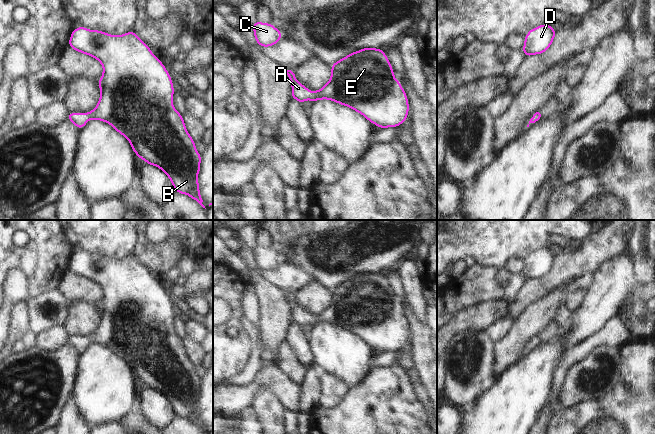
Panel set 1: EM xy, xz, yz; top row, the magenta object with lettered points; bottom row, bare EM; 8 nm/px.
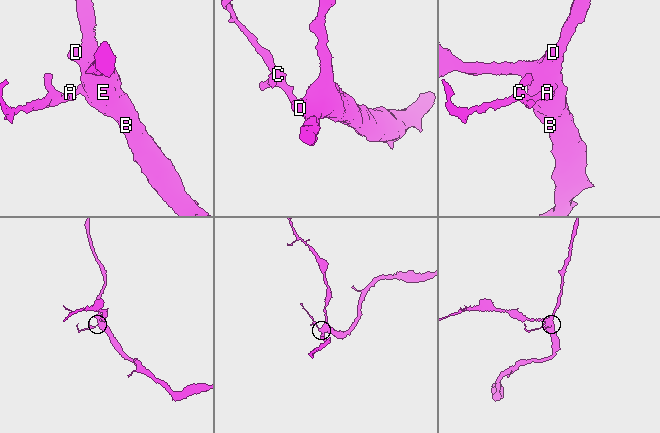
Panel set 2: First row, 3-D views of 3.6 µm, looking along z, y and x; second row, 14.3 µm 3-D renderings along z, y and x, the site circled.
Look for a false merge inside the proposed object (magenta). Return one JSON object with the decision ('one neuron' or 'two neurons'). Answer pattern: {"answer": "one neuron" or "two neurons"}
{"answer": "one neuron"}

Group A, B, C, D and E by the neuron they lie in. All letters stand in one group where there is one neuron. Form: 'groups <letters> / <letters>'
groups A B C D E

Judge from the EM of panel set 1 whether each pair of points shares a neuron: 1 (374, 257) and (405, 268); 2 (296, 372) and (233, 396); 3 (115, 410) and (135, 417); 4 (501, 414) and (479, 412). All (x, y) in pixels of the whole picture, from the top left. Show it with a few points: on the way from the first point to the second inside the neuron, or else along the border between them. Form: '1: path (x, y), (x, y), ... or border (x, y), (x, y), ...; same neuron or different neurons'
1: border (411, 259), (406, 259), (396, 270); different neurons
2: border (275, 363), (299, 387); different neurons
3: border (135, 402), (131, 409), (118, 421); different neurons
4: path (496, 414), (484, 414); same neuron

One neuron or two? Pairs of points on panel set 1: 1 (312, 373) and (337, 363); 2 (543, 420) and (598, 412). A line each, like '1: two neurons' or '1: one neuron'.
1: two neurons
2: two neurons

